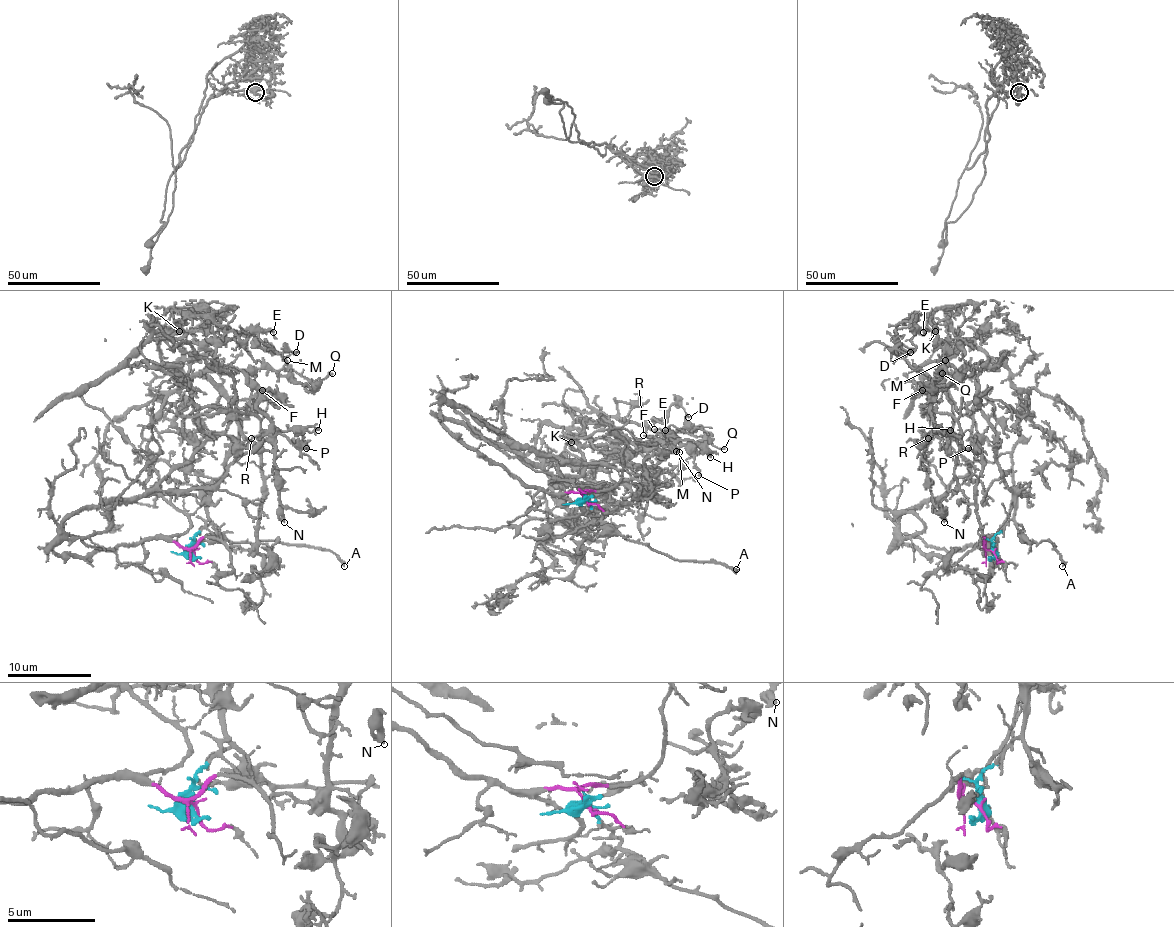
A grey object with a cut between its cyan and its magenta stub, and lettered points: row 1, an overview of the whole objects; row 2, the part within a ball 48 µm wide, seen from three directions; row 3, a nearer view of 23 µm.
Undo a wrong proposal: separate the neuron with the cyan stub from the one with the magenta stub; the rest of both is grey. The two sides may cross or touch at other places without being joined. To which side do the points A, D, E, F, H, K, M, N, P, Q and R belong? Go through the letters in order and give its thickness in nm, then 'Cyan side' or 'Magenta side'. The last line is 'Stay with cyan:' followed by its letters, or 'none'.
A: Thickness 280 nm. Cyan side
D: Thickness 120 nm. Cyan side
E: Thickness 140 nm. Cyan side
F: Thickness 150 nm. Cyan side
H: Thickness 130 nm. Cyan side
K: Thickness 160 nm. Cyan side
M: Thickness 190 nm. Cyan side
N: Thickness 360 nm. Cyan side
P: Thickness 160 nm. Cyan side
Q: Thickness 170 nm. Cyan side
R: Thickness 120 nm. Cyan side
Stay with cyan: A, D, E, F, H, K, M, N, P, Q, R

